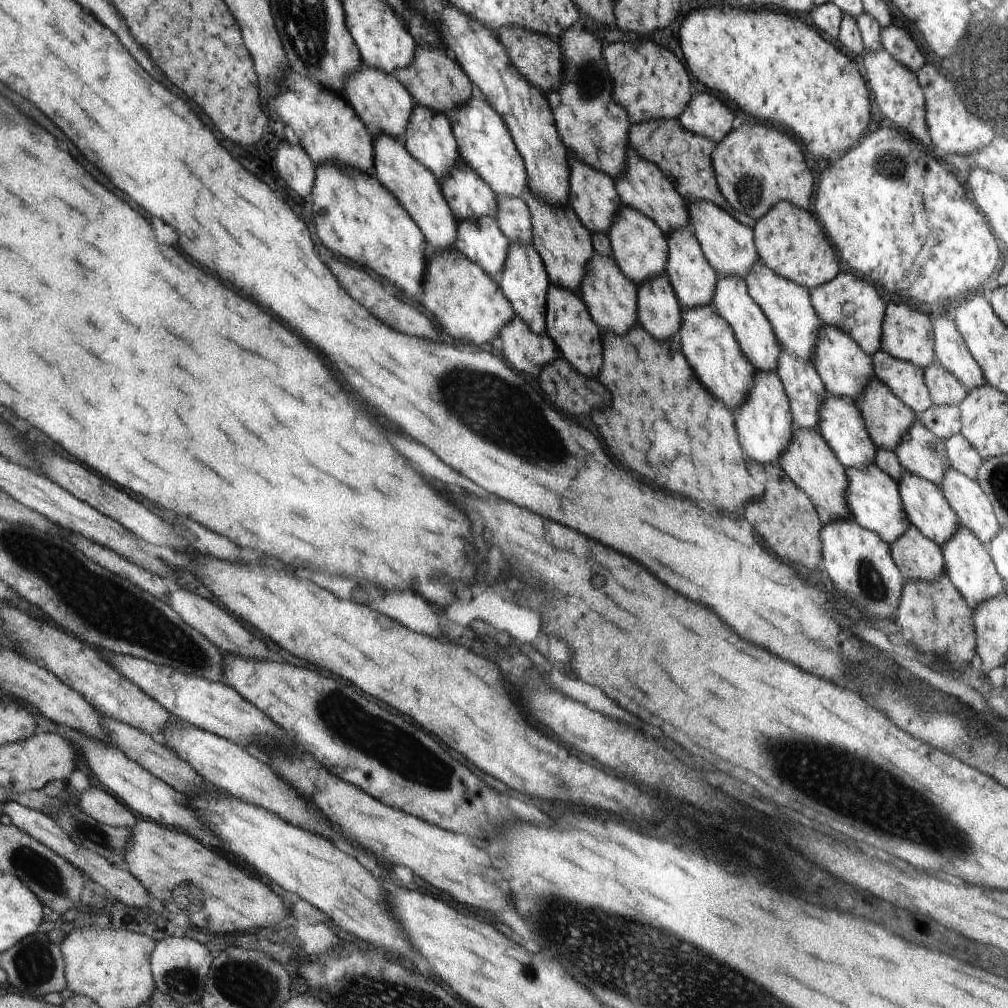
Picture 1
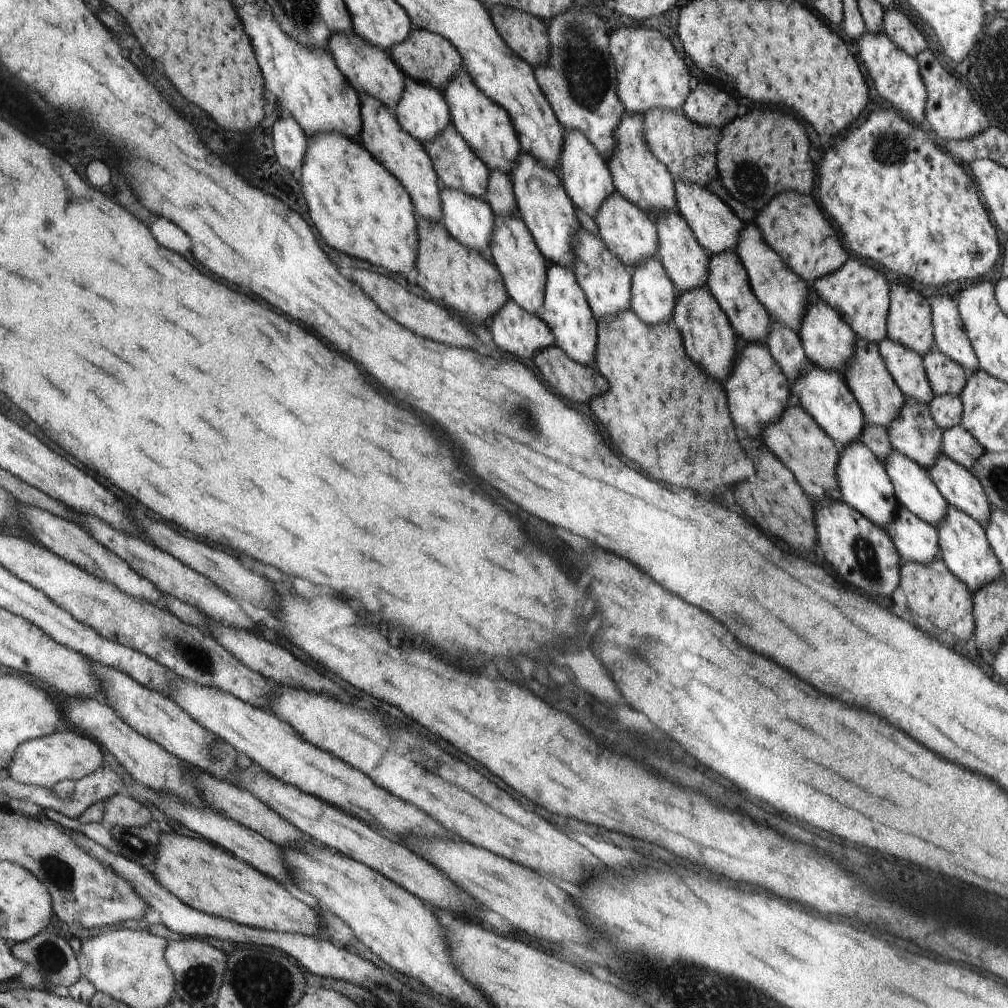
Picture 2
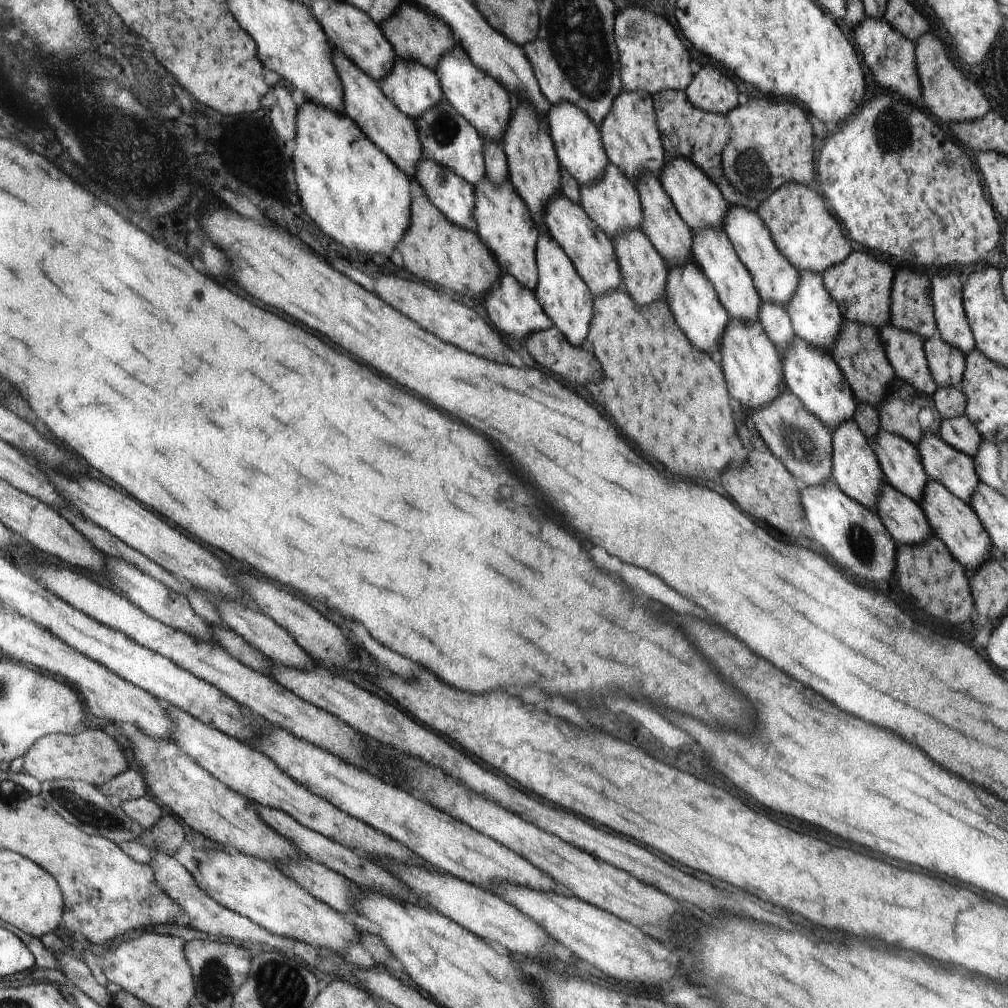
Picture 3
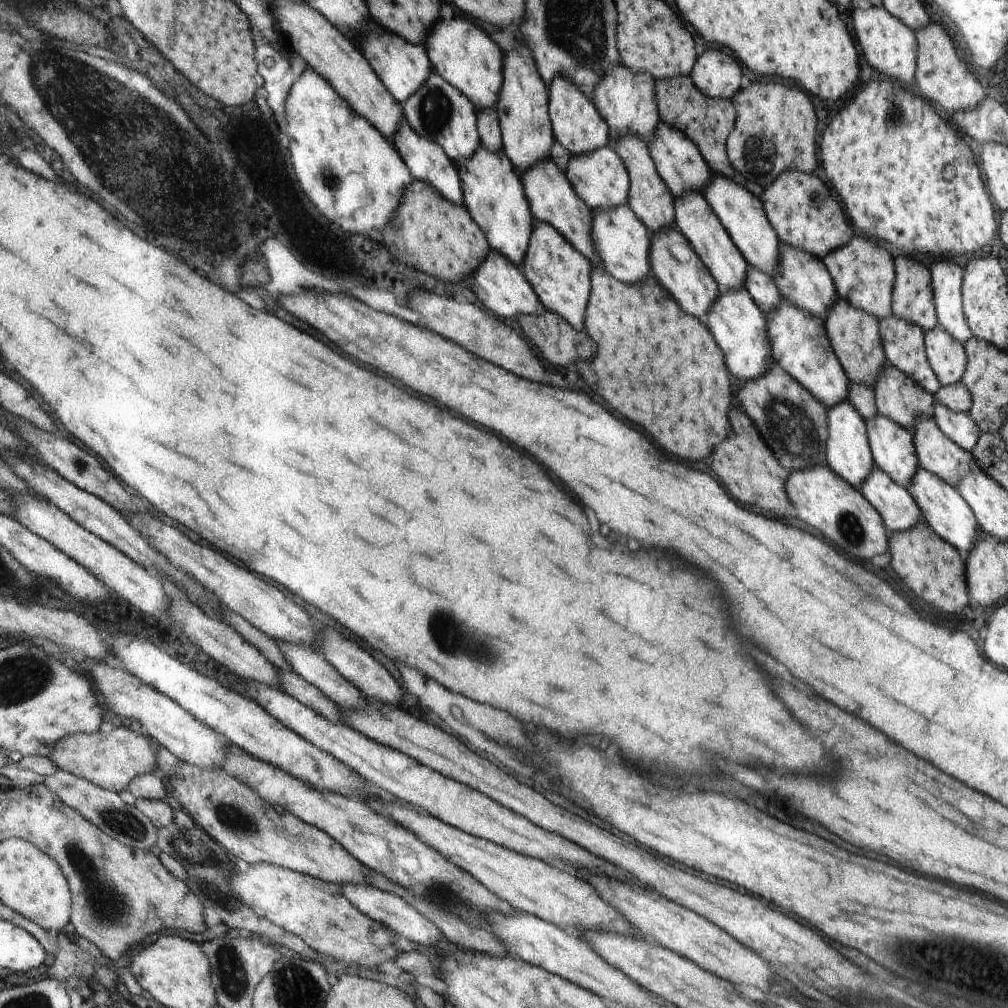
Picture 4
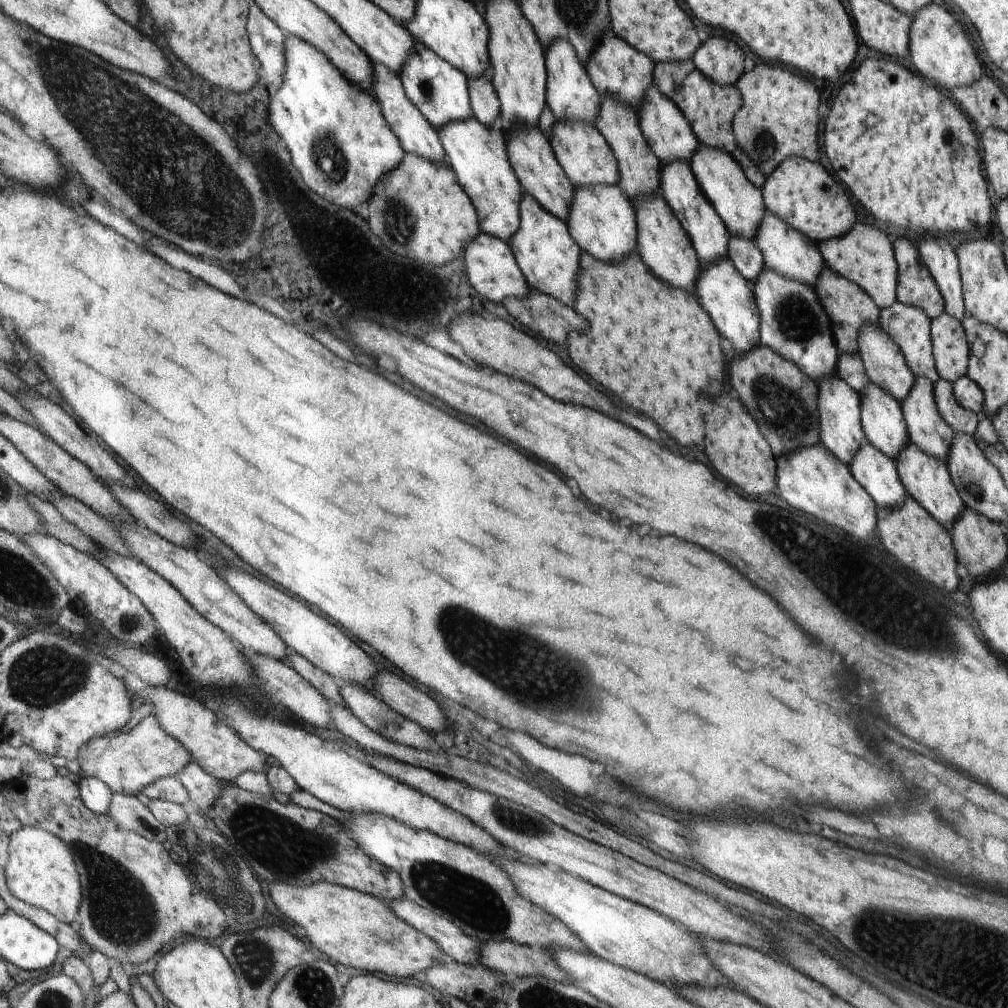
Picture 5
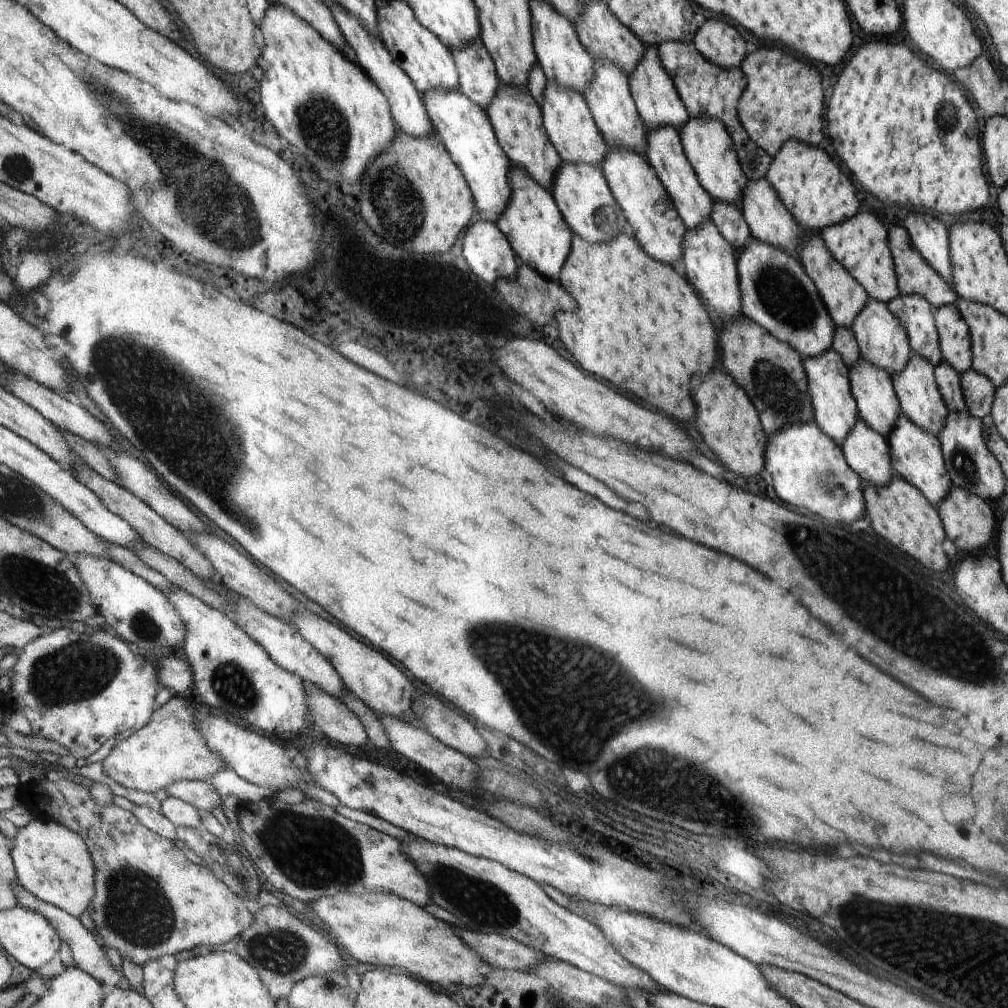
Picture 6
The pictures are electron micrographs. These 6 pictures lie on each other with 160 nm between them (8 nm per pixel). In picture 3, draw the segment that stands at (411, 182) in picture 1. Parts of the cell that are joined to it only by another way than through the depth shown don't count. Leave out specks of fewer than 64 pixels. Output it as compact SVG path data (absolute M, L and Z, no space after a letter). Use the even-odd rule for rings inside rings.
M334 48L331 52L331 58L344 90L342 112L353 119L362 128L366 136L379 149L382 149L396 166L400 167L406 174L415 174L417 162L424 157L416 121L404 114L384 93L380 83L376 82L366 71L356 66L342 51Z

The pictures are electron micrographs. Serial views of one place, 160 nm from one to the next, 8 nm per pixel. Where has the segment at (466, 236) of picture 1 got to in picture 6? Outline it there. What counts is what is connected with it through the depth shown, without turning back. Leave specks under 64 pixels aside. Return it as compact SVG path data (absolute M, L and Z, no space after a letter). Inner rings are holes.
M330 1L328 5L329 9L333 11L334 18L345 37L345 42L353 59L377 83L389 100L393 121L396 123L398 130L418 138L434 133L428 111L425 109L424 97L419 94L413 80L402 70L401 65L394 60L391 51L386 48L381 39L373 35L363 25L363 22L352 11L345 9L345 6L336 1Z

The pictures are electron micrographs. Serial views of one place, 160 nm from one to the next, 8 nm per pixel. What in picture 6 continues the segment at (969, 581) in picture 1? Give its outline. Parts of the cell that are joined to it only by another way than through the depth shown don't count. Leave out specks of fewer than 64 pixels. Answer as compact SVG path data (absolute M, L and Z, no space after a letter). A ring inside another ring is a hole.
M900 413L888 436L891 470L906 482L913 484L930 502L937 504L948 494L952 486L944 464L940 441L935 434L914 424L904 413Z

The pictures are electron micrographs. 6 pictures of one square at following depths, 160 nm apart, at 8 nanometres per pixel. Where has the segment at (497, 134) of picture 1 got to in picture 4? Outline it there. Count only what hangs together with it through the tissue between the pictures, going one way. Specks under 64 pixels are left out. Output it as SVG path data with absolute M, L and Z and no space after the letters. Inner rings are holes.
M466 18L442 19L425 38L432 70L439 72L451 85L462 91L475 106L476 112L494 107L500 98L502 84L502 52L486 32Z

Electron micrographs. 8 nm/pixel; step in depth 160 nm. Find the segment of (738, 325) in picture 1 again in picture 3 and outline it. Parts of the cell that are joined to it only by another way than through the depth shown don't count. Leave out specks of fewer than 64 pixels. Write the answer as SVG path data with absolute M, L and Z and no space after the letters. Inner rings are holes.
M706 227L693 231L692 260L696 262L702 272L709 278L716 289L716 294L722 306L728 311L730 318L751 321L756 319L761 308L761 298L753 283L749 269L737 254L724 229L720 227Z

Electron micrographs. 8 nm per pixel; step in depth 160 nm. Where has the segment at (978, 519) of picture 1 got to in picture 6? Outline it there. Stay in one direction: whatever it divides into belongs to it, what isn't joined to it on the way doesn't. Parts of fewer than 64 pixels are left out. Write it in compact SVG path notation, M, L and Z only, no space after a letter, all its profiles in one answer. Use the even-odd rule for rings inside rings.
M911 350L906 366L903 366L900 372L894 373L891 377L900 403L901 412L914 424L937 436L949 410L938 390L934 367L929 360Z

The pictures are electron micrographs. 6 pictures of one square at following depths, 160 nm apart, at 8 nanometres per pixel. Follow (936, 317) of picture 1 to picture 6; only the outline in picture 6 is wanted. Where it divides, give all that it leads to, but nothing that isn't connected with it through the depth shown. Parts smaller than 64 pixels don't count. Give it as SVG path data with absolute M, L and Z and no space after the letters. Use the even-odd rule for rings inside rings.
M910 214L903 224L918 252L951 284L950 241L944 224L926 214Z

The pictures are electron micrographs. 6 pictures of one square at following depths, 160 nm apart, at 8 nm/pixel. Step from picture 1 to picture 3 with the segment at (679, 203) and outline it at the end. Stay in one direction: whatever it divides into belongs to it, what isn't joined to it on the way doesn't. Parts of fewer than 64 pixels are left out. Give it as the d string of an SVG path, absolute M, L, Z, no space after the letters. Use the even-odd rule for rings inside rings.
M622 88L613 102L613 108L599 127L609 162L622 170L634 186L644 169L651 170L656 176L659 175L659 170L665 164L666 152L662 144L661 131L657 126L653 96L647 90L627 91Z

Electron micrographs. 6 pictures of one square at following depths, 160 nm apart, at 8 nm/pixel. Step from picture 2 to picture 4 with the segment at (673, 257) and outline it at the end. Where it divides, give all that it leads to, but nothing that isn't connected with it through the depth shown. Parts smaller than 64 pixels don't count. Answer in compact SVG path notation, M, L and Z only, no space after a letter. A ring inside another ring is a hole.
M628 132L626 136L620 137L613 146L629 171L629 198L627 204L632 208L634 214L654 234L657 230L672 227L676 221L674 210L674 194L666 184L665 179L658 174L656 163L650 154L648 144L637 134Z

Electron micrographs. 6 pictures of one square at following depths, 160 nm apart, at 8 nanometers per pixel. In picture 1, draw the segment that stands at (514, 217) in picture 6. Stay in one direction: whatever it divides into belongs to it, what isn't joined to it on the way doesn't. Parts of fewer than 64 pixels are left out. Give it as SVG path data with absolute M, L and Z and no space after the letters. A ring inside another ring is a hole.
M554 285L554 290L550 290L550 318L545 318L545 323L545 333L556 343L560 356L563 356L580 374L594 379L603 362L600 330L579 293Z

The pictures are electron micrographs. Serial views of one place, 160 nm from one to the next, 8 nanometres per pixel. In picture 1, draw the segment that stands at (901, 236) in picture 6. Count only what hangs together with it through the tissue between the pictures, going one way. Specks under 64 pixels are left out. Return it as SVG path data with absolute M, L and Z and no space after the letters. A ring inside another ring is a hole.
M888 302L885 308L881 349L894 358L911 362L925 371L936 359L932 319L932 314L913 309L906 303Z

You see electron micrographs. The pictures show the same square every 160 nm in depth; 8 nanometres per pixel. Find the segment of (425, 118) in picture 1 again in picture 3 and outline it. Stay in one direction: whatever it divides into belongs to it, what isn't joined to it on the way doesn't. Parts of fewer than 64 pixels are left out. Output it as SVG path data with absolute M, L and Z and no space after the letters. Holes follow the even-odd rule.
M400 57L392 70L381 78L380 87L414 121L444 97L436 71Z

